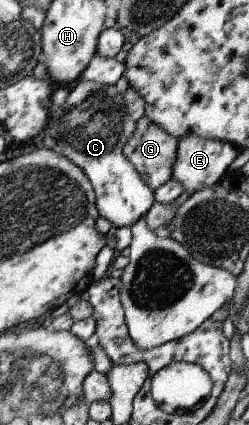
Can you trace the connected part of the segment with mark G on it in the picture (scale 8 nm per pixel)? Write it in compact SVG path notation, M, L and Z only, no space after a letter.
M142 116L135 122L134 132L124 144L122 156L132 164L144 184L155 190L170 180L177 144L177 138Z

